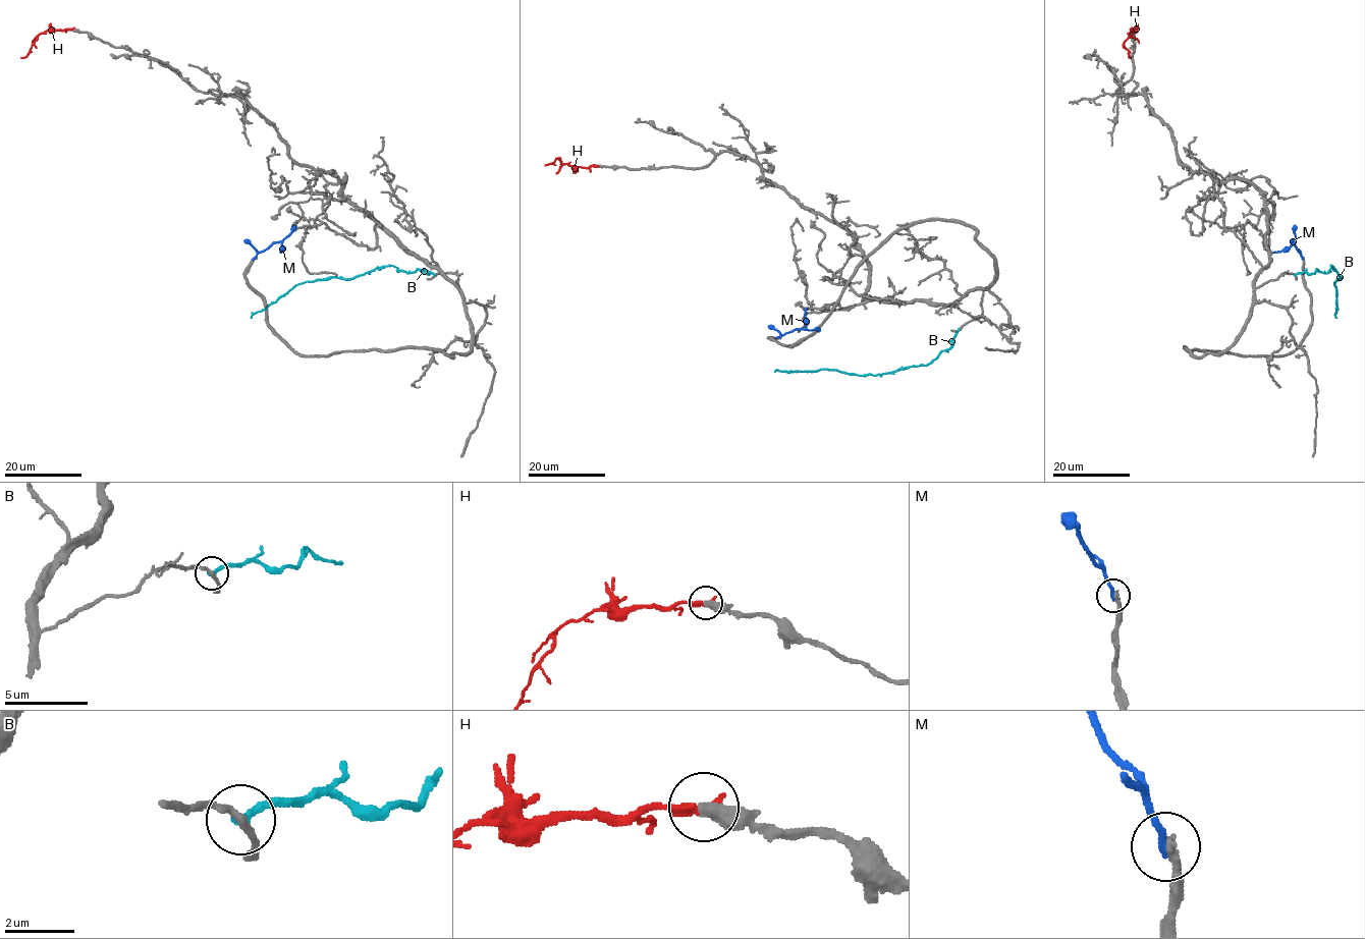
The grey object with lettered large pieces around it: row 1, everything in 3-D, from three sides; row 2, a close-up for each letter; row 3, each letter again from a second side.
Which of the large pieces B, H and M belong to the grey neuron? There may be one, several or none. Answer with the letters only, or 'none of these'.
H

